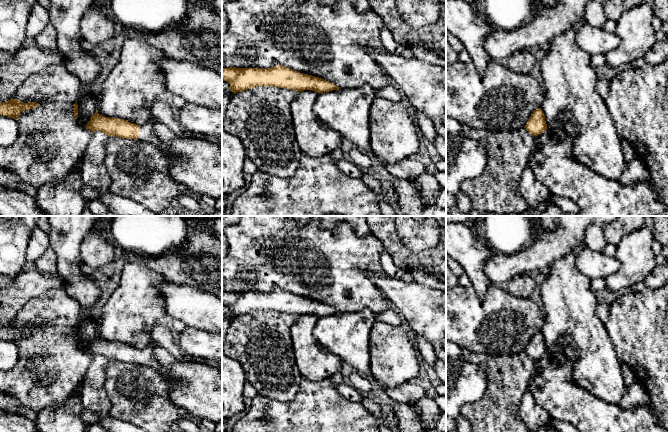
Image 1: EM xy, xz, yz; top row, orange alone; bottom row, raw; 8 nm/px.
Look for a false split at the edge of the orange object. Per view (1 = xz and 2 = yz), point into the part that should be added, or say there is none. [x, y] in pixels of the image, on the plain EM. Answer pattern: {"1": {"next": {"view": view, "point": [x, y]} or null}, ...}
{"1": {"next": null}, "2": {"next": null}}

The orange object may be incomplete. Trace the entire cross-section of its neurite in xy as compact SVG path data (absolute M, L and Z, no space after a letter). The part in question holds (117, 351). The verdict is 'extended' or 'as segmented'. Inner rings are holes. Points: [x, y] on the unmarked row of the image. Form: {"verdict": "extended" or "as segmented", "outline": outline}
{"verdict": "extended", "outline": "M98 335L91 340L86 353L91 356L100 355L107 360L145 365L157 370L166 380L170 378L169 371L157 362L152 345L137 349L120 342L101 340Z"}

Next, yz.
{"verdict": "as segmented", "outline": "M537 332L533 335L525 349L525 352L533 360L538 360L547 353L545 339L541 332Z"}

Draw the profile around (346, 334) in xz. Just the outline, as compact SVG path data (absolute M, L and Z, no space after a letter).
M368 308L320 317L313 330L317 343L373 381L369 342L375 314Z

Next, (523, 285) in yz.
M531 273L517 275L507 282L507 292L515 297L530 298L535 287L536 281Z

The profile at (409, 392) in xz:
M414 381L389 387L386 391L395 402L404 404L413 405L425 396L425 390Z

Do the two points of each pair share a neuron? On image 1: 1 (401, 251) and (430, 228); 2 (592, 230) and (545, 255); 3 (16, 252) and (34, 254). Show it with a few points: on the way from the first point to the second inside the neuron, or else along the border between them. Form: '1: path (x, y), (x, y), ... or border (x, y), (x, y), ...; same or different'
1: border (401, 241), (410, 250); different
2: border (588, 226), (583, 241); different
3: border (32, 230), (29, 236), (25, 259); different

